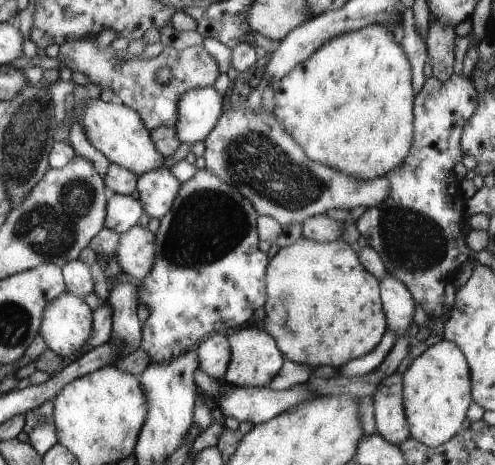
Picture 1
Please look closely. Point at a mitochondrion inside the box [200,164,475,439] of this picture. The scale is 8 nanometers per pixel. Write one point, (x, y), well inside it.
(412, 242)

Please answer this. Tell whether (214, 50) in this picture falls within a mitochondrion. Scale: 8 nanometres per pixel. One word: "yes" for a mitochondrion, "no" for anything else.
no

